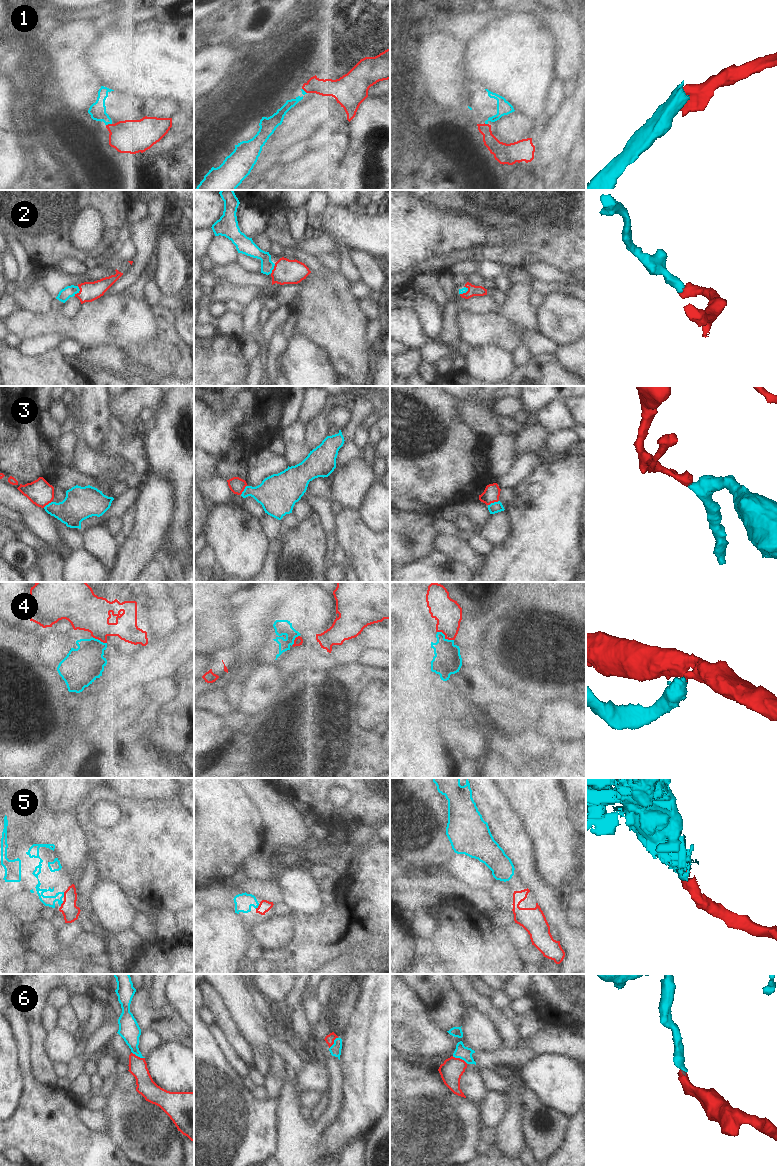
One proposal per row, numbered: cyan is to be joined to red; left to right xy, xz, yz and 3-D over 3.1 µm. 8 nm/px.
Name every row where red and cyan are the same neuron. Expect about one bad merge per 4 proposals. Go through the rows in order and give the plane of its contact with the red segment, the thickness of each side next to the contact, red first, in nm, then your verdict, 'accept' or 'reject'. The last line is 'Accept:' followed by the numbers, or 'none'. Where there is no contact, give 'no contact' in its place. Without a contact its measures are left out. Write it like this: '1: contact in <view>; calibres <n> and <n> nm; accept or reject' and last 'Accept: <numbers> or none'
1: contact in xy; calibres 280 and 140 nm; reject
2: contact in xy; calibres 160 and 90 nm; accept
3: contact in yz; calibres 130 and 90 nm; reject
4: contact in yz; calibres 220 and 220 nm; reject
5: contact in xz; calibres 90 and 140 nm; accept
6: contact in yz; calibres 180 and 110 nm; reject
Accept: 2, 5

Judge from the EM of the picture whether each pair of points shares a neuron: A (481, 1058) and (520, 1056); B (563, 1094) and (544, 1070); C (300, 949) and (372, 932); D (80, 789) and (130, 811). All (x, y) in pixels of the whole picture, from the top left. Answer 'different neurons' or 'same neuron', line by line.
A: same neuron
B: same neuron
C: same neuron
D: different neurons

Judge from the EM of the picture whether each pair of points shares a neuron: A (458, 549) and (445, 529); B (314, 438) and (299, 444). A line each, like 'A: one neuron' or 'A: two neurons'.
A: two neurons
B: two neurons

